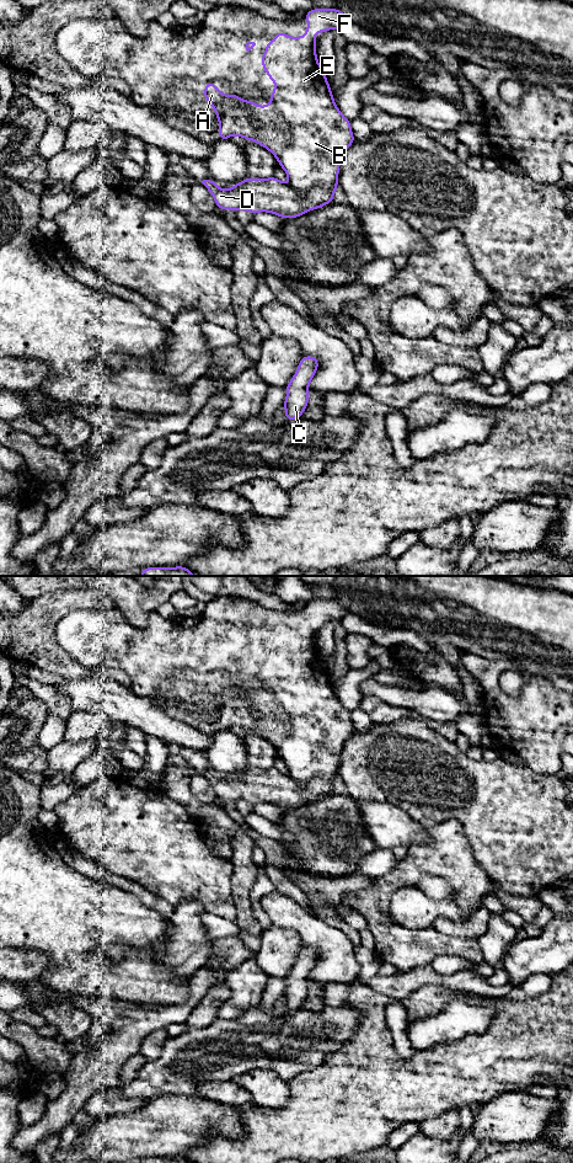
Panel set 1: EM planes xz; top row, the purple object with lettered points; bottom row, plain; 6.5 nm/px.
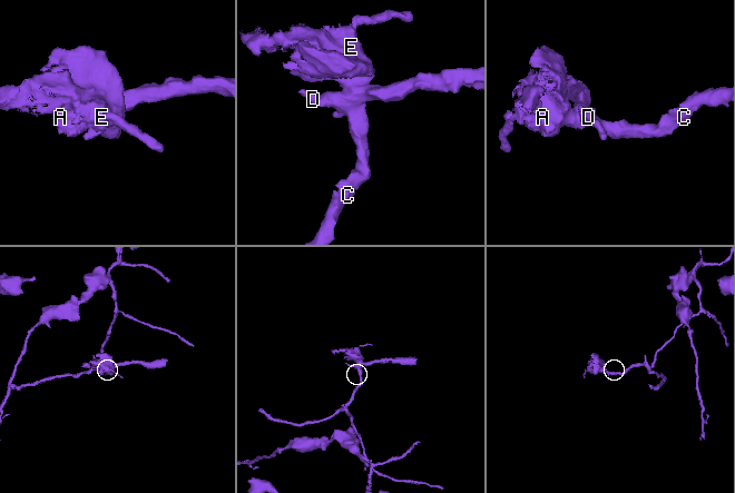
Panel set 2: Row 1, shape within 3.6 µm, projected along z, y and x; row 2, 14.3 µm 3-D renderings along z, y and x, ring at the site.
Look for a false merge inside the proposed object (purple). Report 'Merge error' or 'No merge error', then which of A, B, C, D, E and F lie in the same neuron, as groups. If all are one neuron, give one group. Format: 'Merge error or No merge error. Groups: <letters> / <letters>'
Merge error. Groups: A B C E F / D

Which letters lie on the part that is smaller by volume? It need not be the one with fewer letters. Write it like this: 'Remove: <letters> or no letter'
Remove: D

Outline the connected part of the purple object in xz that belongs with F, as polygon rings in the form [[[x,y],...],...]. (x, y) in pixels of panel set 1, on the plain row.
[[[312,599],[304,609],[310,614],[304,628],[289,628],[279,621],[273,633],[266,634],[261,656],[275,673],[269,697],[243,692],[240,685],[223,685],[215,673],[204,674],[204,689],[219,710],[219,731],[241,726],[264,737],[285,761],[289,775],[301,785],[317,775],[331,777],[337,773],[343,745],[355,732],[350,711],[336,697],[325,660],[318,655],[315,641],[317,623],[332,619],[341,621],[350,610],[338,599]]]

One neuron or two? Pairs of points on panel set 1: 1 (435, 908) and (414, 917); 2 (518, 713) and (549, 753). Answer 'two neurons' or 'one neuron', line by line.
1: one neuron
2: one neuron

